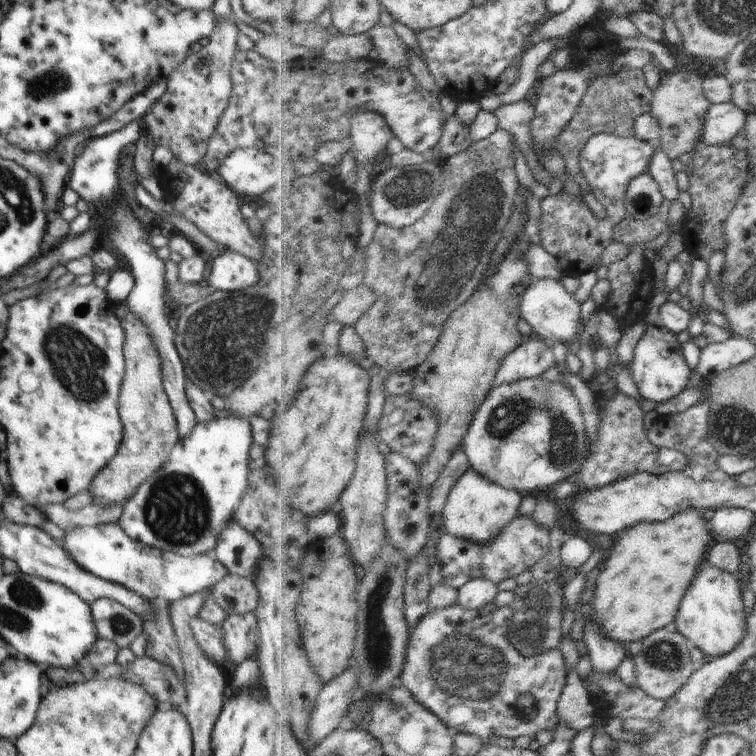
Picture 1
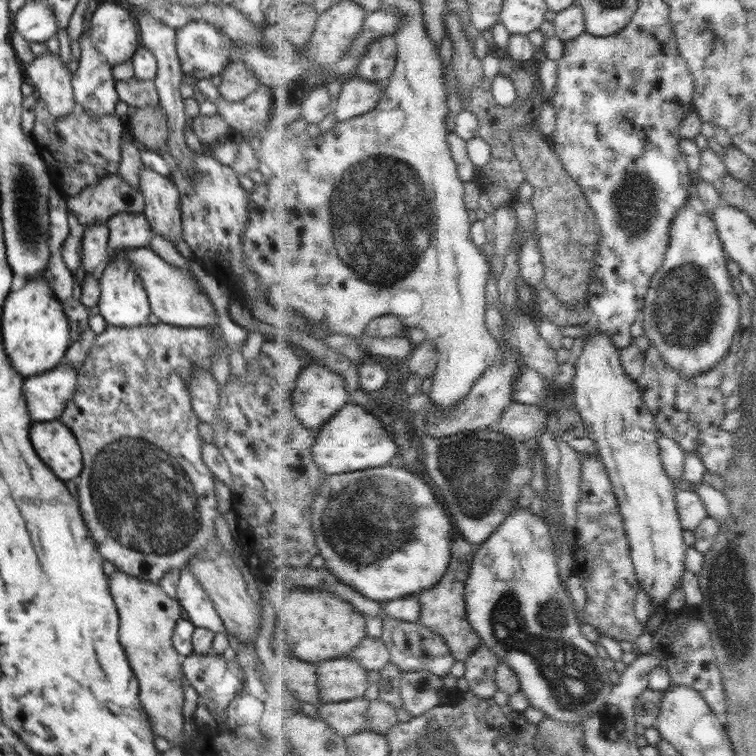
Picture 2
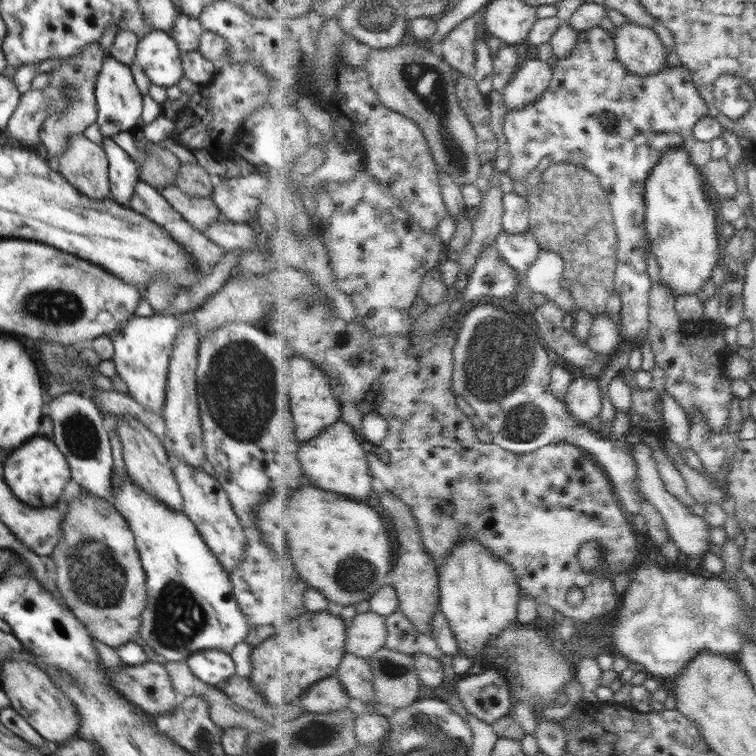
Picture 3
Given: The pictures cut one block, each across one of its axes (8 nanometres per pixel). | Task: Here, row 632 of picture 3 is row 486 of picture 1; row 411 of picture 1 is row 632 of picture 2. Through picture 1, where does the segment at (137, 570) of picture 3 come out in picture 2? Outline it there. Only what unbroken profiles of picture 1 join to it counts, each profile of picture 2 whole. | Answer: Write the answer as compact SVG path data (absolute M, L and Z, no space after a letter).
M118 569L108 576L108 590L119 614L120 644L140 684L140 704L148 714L152 732L166 738L173 747L180 746L186 722L182 706L187 680L181 667L184 657L174 648L172 635L178 620L185 617L184 610L176 599L164 592L158 582L142 580Z

